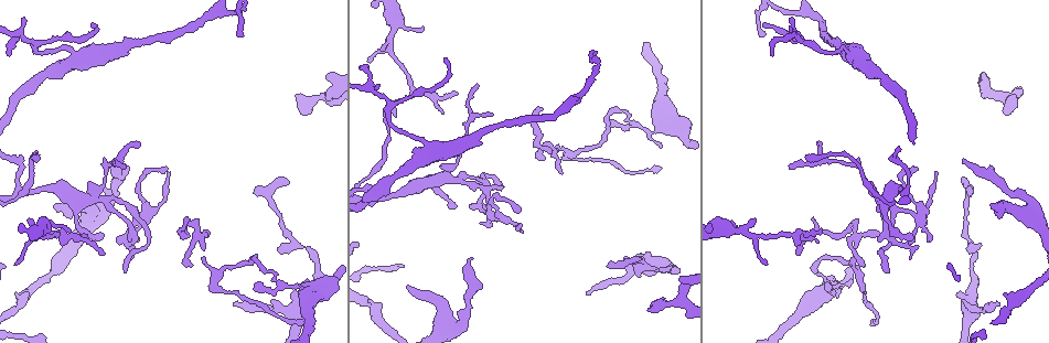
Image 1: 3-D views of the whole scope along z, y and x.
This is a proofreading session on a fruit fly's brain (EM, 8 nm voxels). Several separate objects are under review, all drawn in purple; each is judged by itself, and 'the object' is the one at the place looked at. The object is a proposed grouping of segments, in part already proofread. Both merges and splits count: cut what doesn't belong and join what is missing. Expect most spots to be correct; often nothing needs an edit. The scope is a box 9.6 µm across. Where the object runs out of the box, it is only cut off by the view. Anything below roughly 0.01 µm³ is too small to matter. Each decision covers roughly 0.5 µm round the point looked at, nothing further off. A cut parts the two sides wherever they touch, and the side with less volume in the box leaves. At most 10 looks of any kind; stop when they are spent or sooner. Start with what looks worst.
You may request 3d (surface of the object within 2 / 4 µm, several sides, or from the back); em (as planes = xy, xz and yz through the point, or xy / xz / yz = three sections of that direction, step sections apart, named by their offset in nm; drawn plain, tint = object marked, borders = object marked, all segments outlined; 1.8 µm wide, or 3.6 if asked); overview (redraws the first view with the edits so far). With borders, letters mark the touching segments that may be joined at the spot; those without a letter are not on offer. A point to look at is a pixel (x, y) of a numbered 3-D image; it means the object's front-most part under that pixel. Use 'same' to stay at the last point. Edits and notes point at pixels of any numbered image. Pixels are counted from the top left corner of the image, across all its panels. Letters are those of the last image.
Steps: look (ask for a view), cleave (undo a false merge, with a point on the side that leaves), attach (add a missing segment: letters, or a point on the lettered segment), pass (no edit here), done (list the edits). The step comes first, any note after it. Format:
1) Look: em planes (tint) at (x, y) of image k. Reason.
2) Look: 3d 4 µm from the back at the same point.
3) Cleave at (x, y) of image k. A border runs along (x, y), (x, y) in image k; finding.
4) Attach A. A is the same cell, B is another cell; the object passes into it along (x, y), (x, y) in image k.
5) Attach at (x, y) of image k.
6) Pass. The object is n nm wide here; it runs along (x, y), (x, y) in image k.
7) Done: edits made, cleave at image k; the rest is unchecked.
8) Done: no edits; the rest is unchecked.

Look: em 3.6 µm planes (plain) at (964, 159) of image 1. Branch stops here.

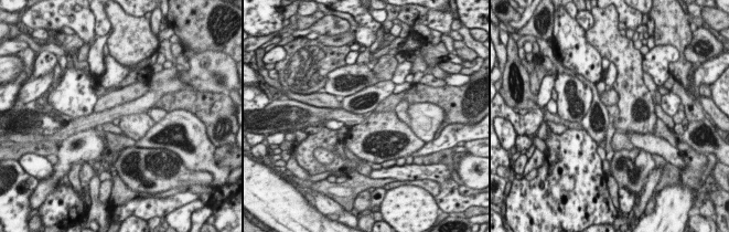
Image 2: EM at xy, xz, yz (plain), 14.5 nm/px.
Look: em 3.6 µm planes (borders) at the same point.

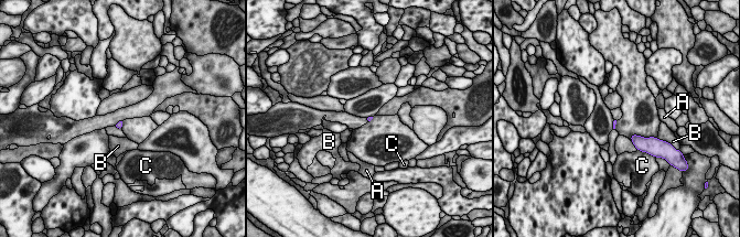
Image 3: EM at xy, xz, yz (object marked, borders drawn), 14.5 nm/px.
Pass. The longest contact is with B, 160 nm; A, B and C are other cells; a border runs along (631, 141), (637, 149) in image 3; none of them fits.

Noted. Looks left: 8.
Look: em xz step 8 (tint) at (90, 200) of image 1. Arms run side by side.

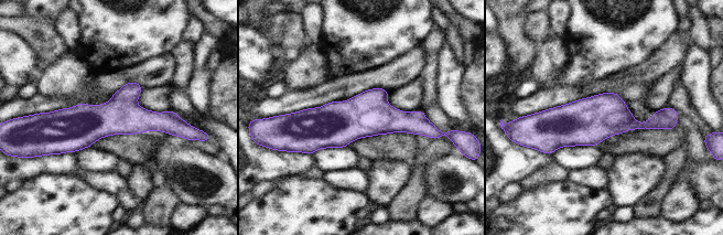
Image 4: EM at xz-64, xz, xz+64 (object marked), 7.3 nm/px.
Look: em planes (borders) at the same point.

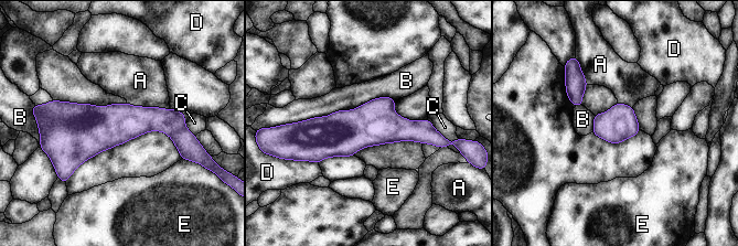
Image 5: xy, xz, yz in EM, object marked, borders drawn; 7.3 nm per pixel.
Pass. A, B, C, D and E are other cells; a border runs along (396, 99), (378, 96), (292, 124) in image 5; continuous, no second neuron.

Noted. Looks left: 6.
Look: em planes (tint) at (640, 258) of image 1. Branch stops here.

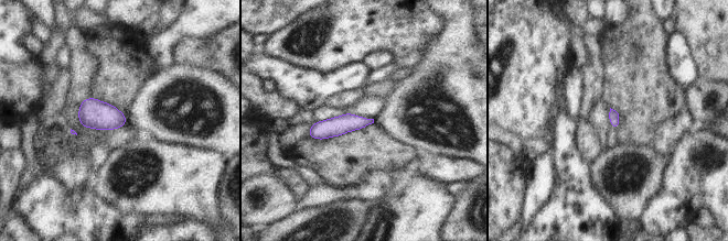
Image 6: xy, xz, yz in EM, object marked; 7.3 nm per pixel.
Look: em planes (borders) at the same point. What lies round it.

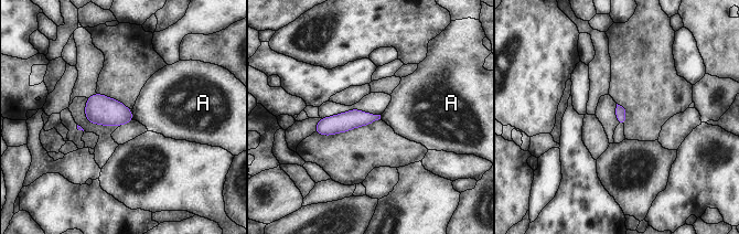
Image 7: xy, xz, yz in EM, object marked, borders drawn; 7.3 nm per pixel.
Pass. The longest contact is with A, 40 nm; A is another cell; a border runs along (132, 114), (134, 118) in image 7; no lettered segment goes on from it.

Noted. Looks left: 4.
Look: 3d 2 µm at (20, 37) of image 1.

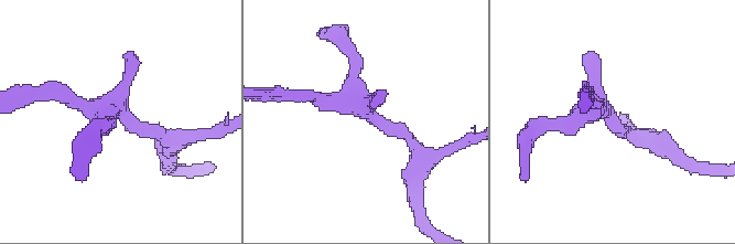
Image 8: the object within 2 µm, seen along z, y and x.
Look: em planes (borders) at (102, 115) of image 8.

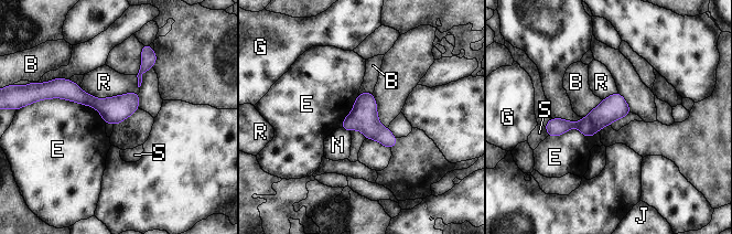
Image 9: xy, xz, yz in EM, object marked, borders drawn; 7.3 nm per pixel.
Pass. The object is 190 nm wide here; B, E, G, J, N, R and S are other cells; a border runs along (40, 99), (89, 105), (107, 123) in image 9; continuous, no second neuron.

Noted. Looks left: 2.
Done: no edits; the rest is unchecked.

